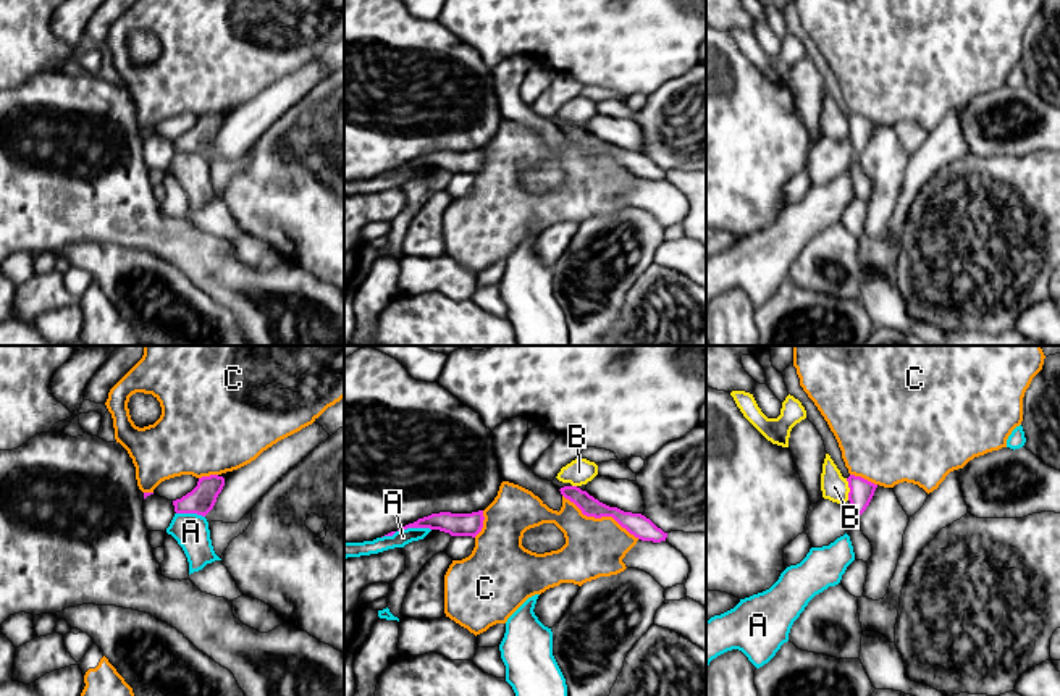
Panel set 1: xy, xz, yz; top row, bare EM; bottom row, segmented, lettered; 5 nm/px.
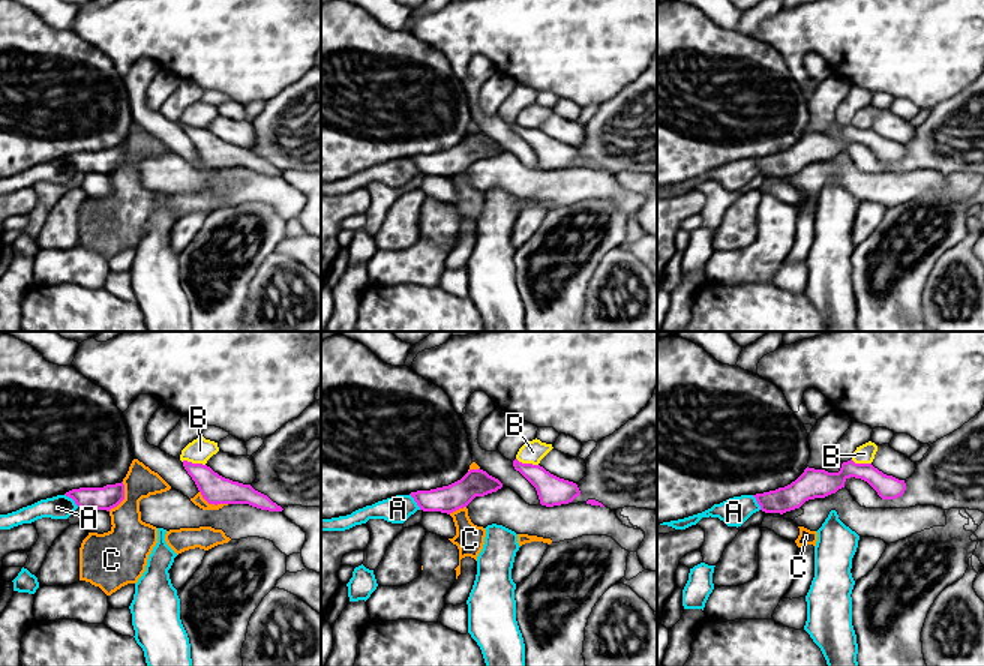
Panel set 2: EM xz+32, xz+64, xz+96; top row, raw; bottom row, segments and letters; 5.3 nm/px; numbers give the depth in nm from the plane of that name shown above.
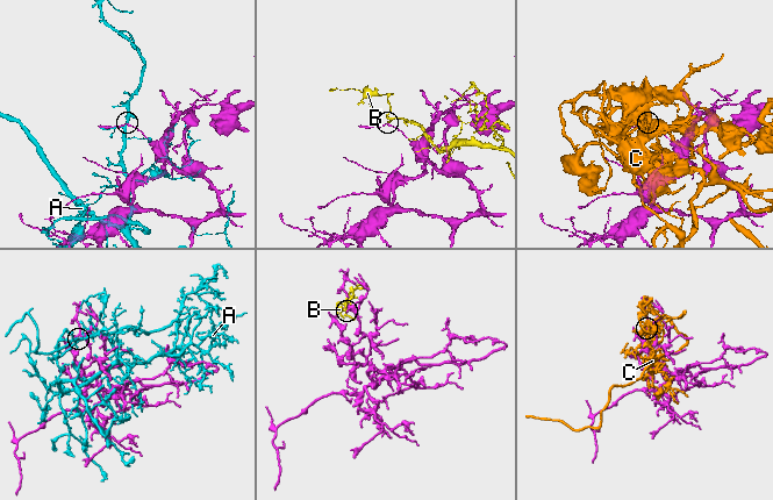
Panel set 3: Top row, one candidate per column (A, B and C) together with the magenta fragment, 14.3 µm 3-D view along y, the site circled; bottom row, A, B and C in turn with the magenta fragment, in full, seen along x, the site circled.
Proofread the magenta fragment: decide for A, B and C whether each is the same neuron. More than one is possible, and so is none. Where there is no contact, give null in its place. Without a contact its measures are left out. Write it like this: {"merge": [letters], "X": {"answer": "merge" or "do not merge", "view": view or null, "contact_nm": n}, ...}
{"merge": [], "A": {"answer": "do not merge", "view": "xz", "contact_nm": 260}, "B": {"answer": "do not merge", "view": "yz", "contact_nm": 110}, "C": {"answer": "do not merge", "view": "xz", "contact_nm": 440}}

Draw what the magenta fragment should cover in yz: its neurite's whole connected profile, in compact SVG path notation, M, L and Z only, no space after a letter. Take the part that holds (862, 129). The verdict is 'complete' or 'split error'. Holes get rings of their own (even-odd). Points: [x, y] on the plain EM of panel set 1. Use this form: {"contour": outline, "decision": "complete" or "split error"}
{"contour": "M850 113L847 119L850 126L848 139L852 142L855 155L860 155L869 144L877 123L855 113Z", "decision": "complete"}

